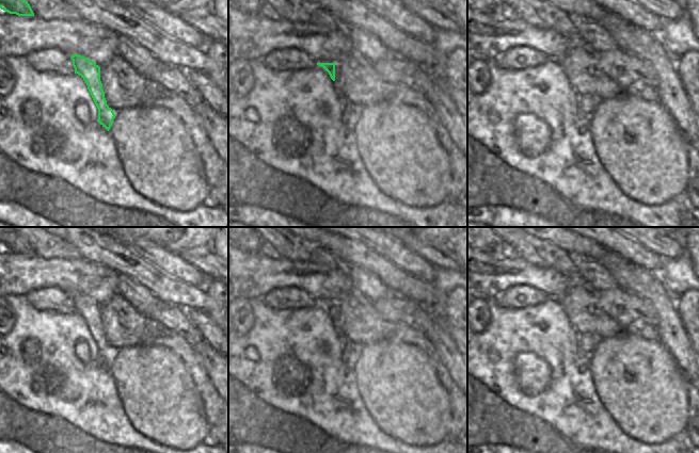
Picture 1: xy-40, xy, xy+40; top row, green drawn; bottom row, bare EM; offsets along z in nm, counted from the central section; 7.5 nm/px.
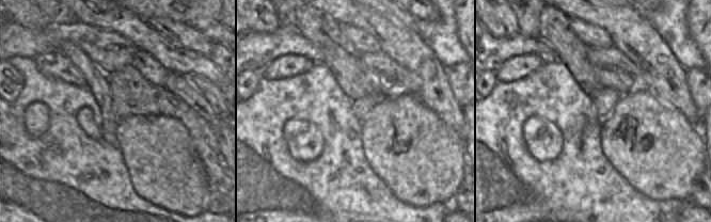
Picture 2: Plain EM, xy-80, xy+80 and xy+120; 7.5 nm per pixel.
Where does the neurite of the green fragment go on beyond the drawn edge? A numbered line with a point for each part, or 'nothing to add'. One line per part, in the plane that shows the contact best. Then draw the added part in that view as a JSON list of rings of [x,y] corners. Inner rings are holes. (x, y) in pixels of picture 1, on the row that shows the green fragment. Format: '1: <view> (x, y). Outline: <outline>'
nothing to add

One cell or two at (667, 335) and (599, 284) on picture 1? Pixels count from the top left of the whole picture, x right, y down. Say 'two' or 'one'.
two

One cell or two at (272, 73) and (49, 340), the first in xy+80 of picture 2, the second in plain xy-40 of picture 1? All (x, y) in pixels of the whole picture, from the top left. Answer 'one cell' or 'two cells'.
two cells

